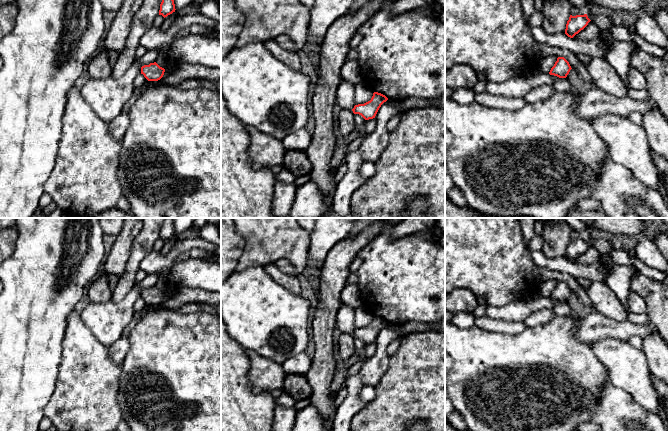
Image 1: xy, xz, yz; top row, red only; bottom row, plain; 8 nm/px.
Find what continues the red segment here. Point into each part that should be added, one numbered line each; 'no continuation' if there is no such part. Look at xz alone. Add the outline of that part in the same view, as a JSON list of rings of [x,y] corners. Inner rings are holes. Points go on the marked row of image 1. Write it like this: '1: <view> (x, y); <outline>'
no continuation

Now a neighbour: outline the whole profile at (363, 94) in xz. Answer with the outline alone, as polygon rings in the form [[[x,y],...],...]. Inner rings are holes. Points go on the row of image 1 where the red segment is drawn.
[[[362,83],[355,85],[355,105],[364,104],[371,100],[373,91]]]

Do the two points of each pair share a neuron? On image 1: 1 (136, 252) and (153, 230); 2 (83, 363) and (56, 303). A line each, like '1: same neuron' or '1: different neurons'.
1: same neuron
2: different neurons

